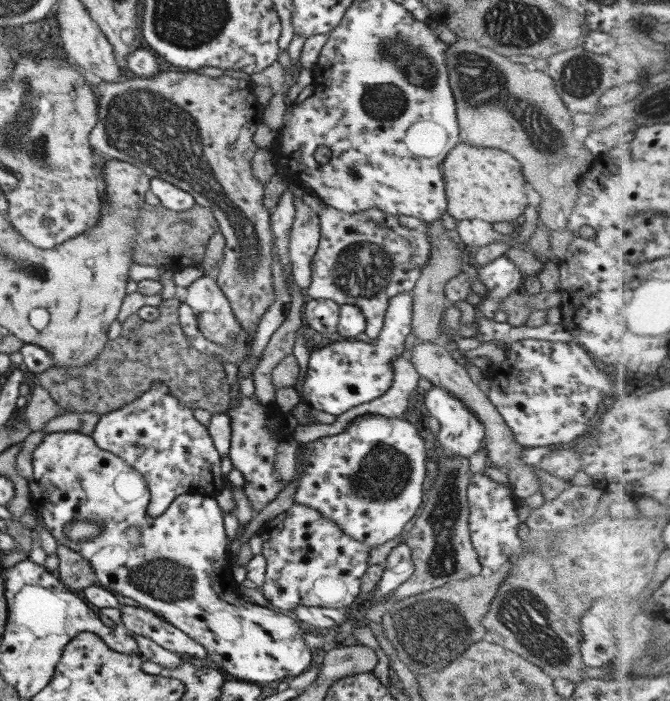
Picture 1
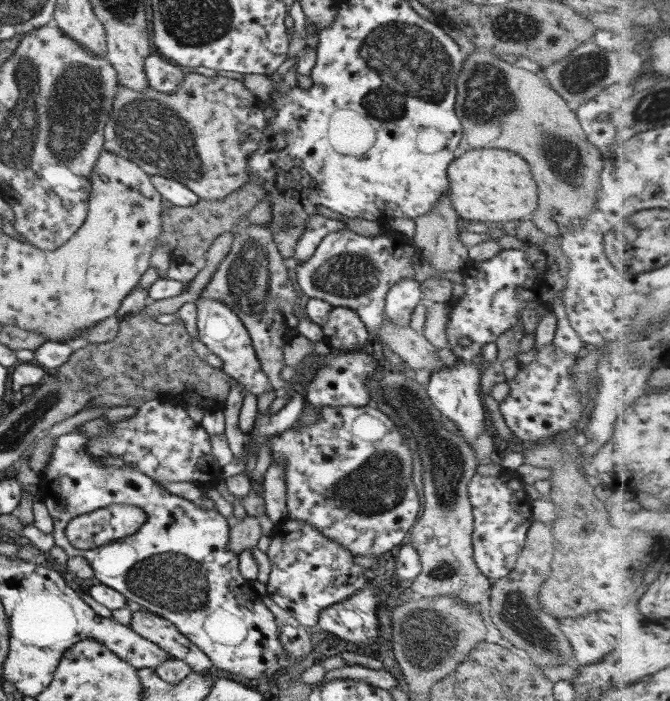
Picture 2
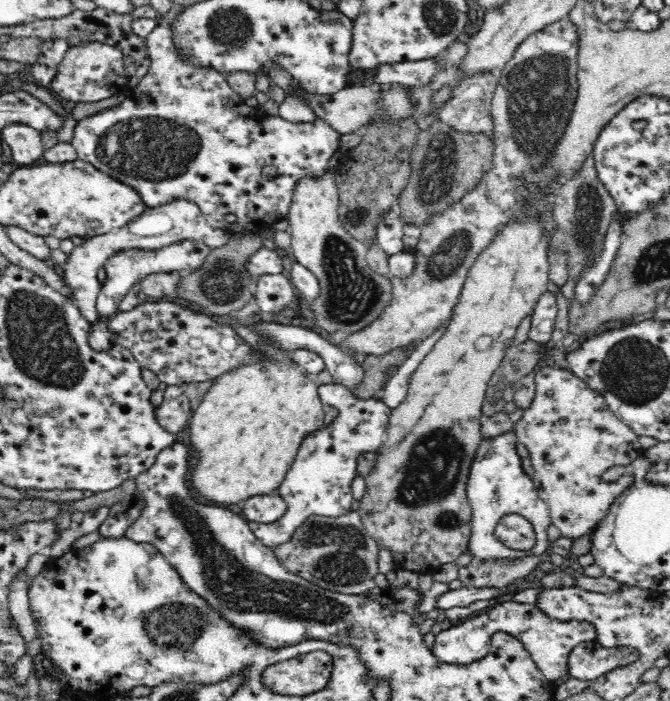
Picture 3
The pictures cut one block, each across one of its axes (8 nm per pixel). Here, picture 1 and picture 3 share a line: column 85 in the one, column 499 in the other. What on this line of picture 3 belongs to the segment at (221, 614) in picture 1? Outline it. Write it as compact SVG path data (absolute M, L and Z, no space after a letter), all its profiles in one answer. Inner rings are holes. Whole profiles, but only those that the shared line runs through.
M514 430L502 433L498 436L482 439L480 448L472 460L466 495L468 503L472 507L471 537L469 551L474 559L517 559L523 556L546 557L550 551L548 538L548 526L552 524L550 512L545 503L540 499L537 488L532 478L523 469L522 459L517 453L516 444L519 443ZM518 514L526 518L532 525L535 535L534 546L529 550L514 550L504 546L494 535L497 523L505 516Z

